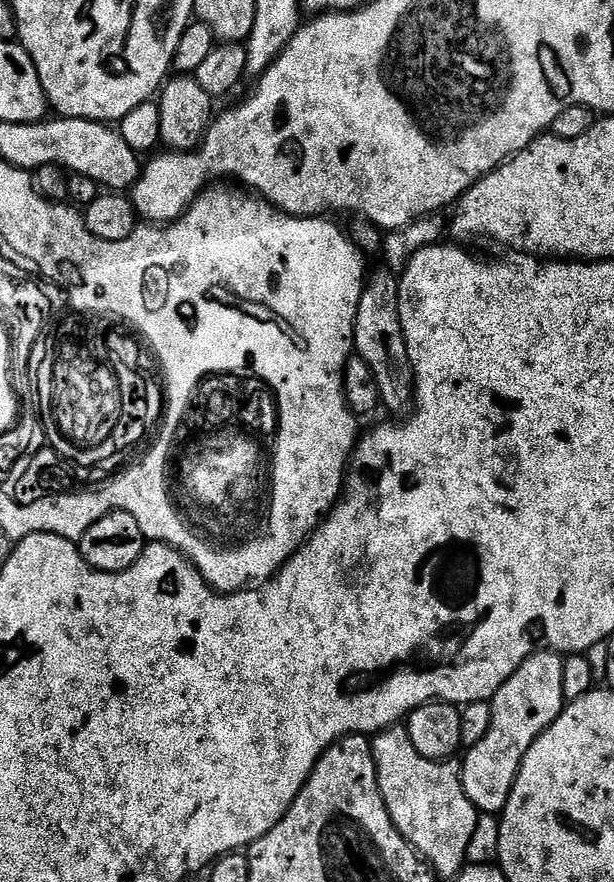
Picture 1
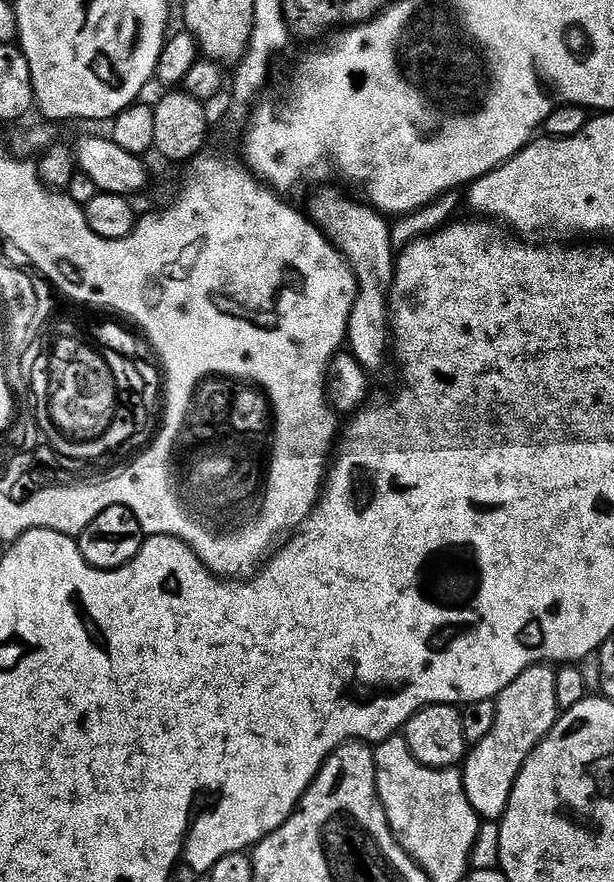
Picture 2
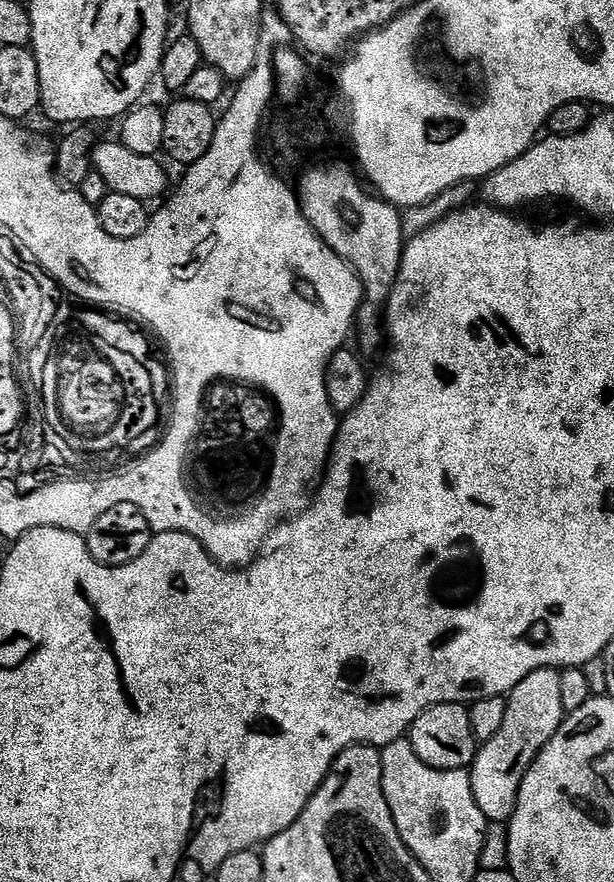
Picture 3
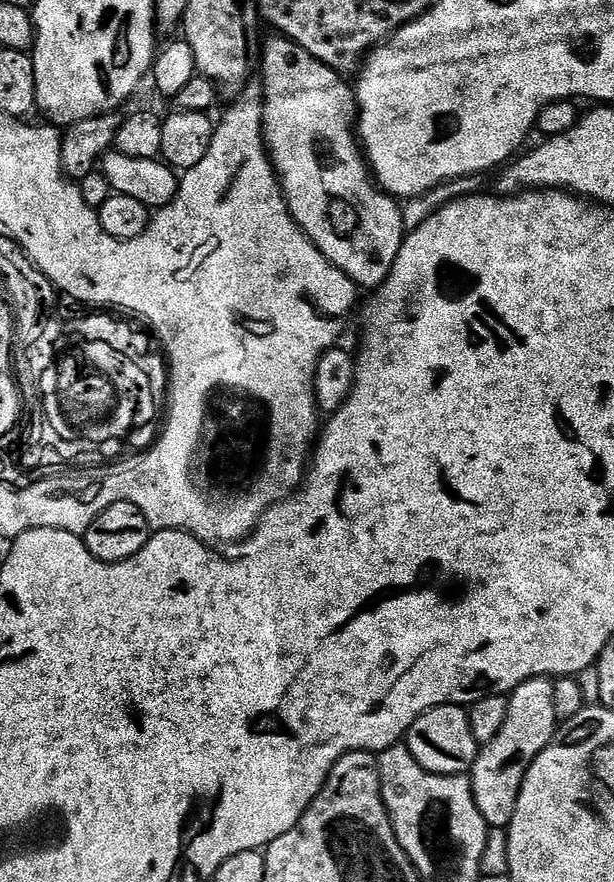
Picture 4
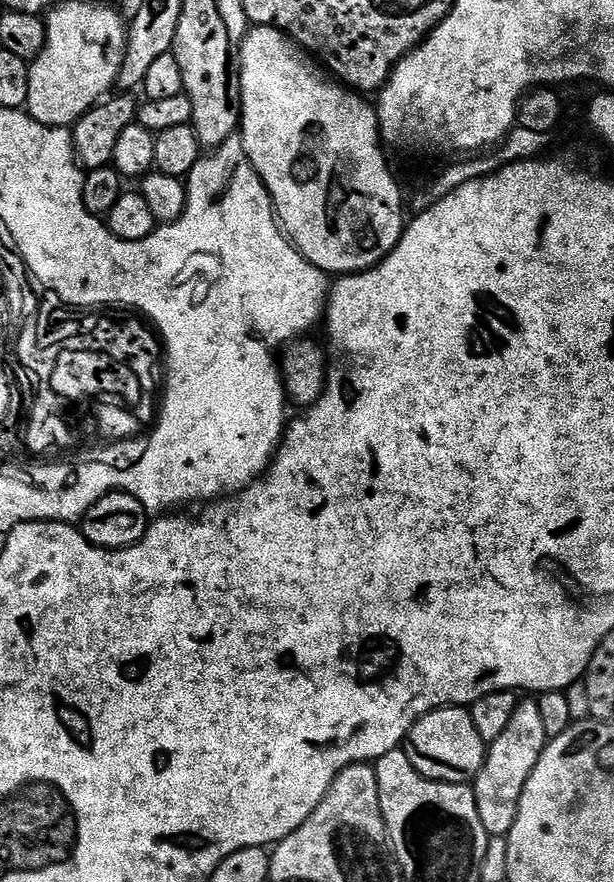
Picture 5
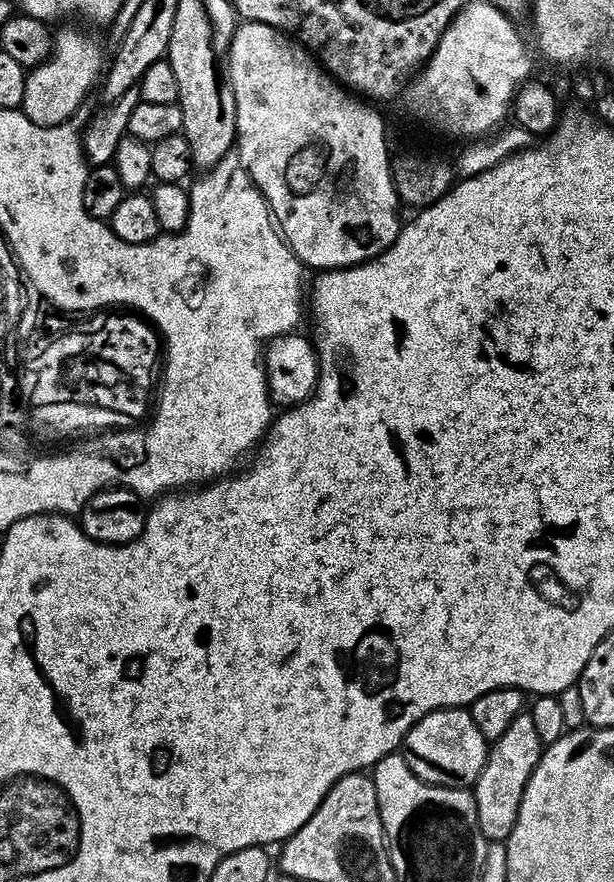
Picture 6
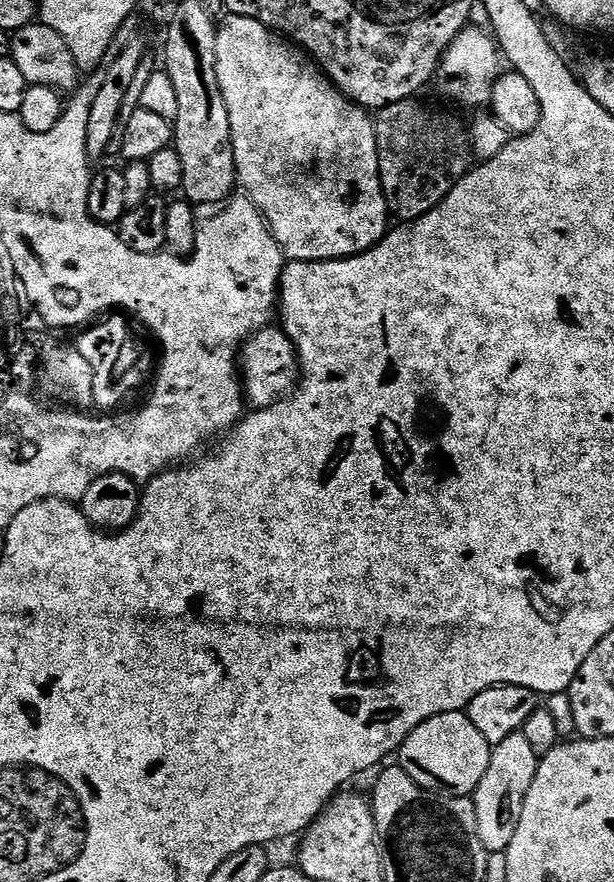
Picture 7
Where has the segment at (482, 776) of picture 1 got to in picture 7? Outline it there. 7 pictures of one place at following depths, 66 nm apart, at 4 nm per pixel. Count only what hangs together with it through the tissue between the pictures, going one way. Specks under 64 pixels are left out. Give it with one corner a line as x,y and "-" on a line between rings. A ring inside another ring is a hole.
523,730
510,734
510,738
493,747
490,766
474,793
478,838
482,838
482,846
486,846
489,854
505,852
510,846
518,822
522,822
522,806
526,806
526,794
530,794
530,782
534,782
539,765
540,756

